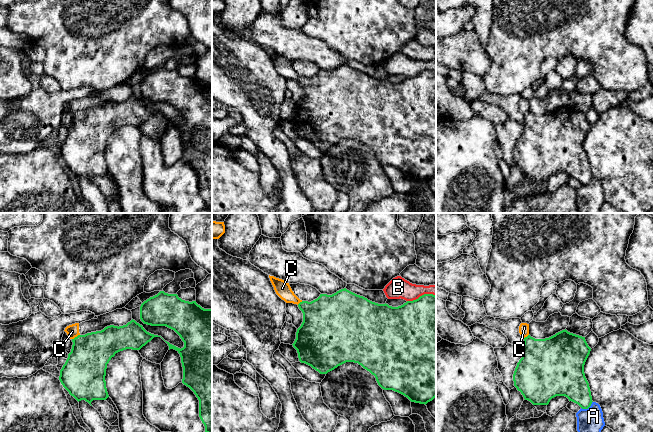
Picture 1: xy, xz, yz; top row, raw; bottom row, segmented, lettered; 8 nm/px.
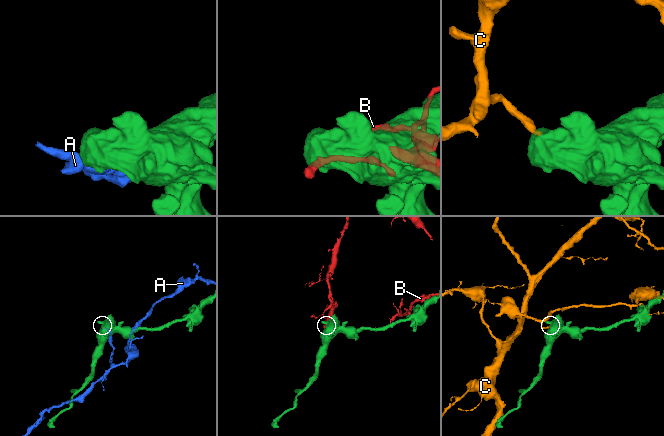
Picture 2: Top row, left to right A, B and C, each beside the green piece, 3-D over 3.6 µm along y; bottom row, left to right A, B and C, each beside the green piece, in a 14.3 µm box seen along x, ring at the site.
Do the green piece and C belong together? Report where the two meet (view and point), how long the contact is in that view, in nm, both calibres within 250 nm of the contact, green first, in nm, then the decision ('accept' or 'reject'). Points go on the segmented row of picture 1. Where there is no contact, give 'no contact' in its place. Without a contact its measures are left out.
xy (75, 337) | 80 nm | 320/100 nm | reject

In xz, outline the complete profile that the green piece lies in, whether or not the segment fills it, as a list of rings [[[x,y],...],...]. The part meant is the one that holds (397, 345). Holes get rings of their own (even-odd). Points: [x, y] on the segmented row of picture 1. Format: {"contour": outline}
{"contour": [[[346,288],[332,295],[320,294],[311,301],[298,304],[303,313],[303,322],[297,329],[292,344],[301,363],[327,374],[346,362],[354,362],[375,376],[384,390],[393,390],[407,397],[411,402],[427,404],[436,397],[436,296],[424,294],[418,299],[392,307],[378,304],[357,295]]]}

